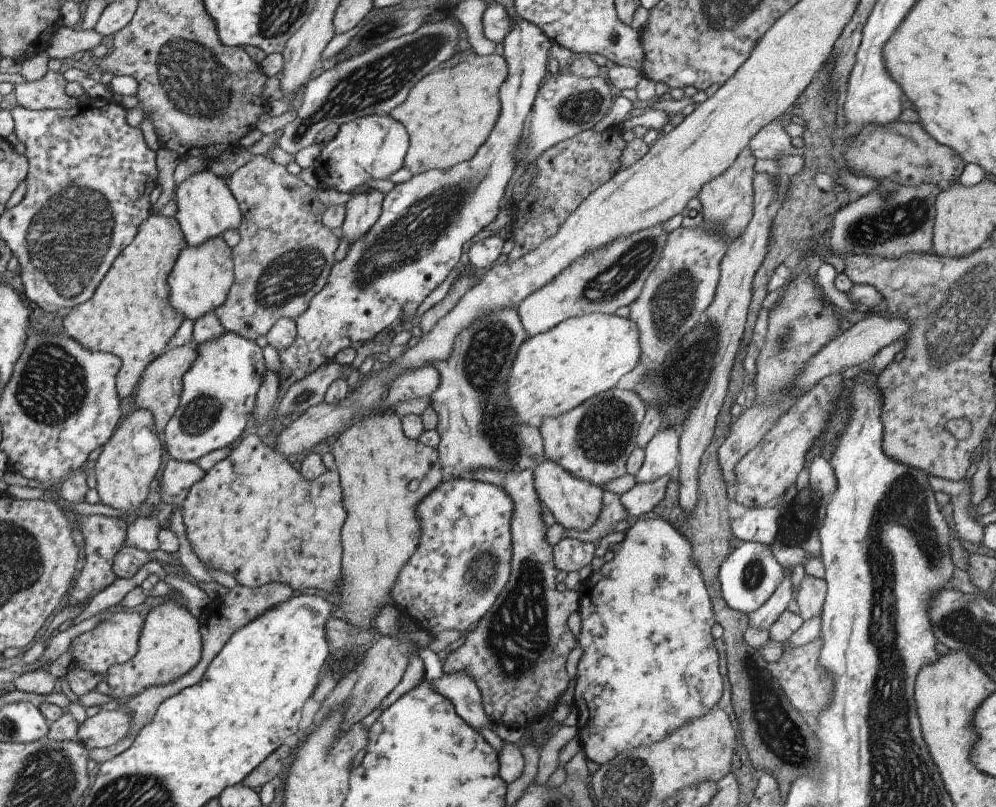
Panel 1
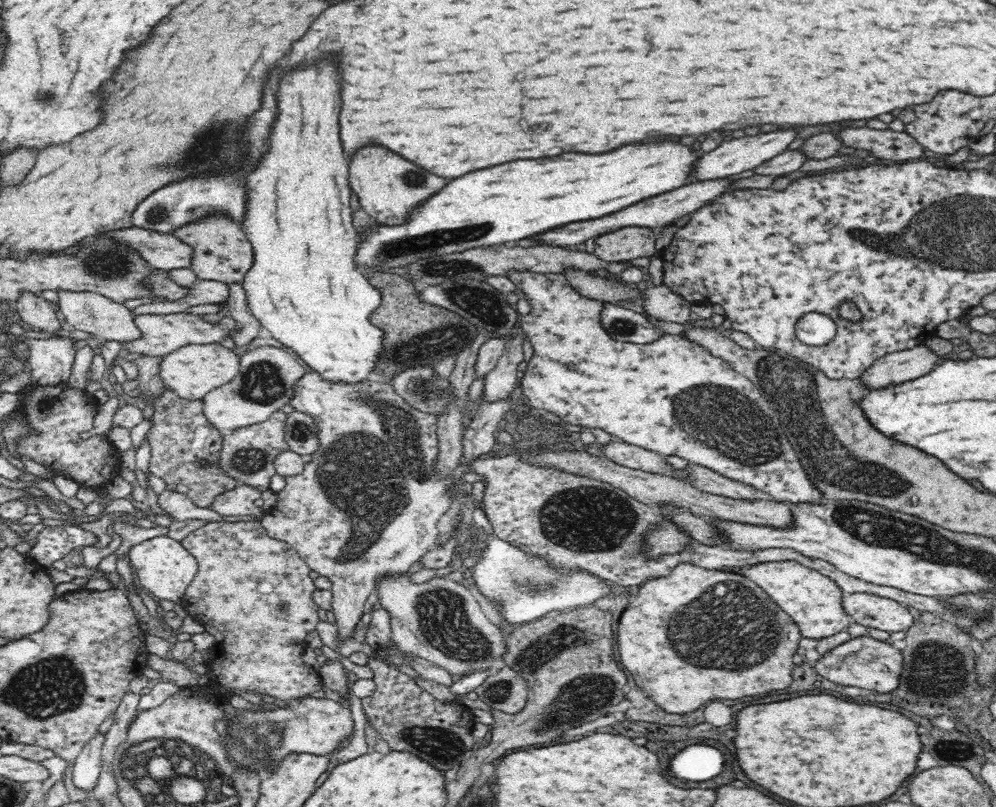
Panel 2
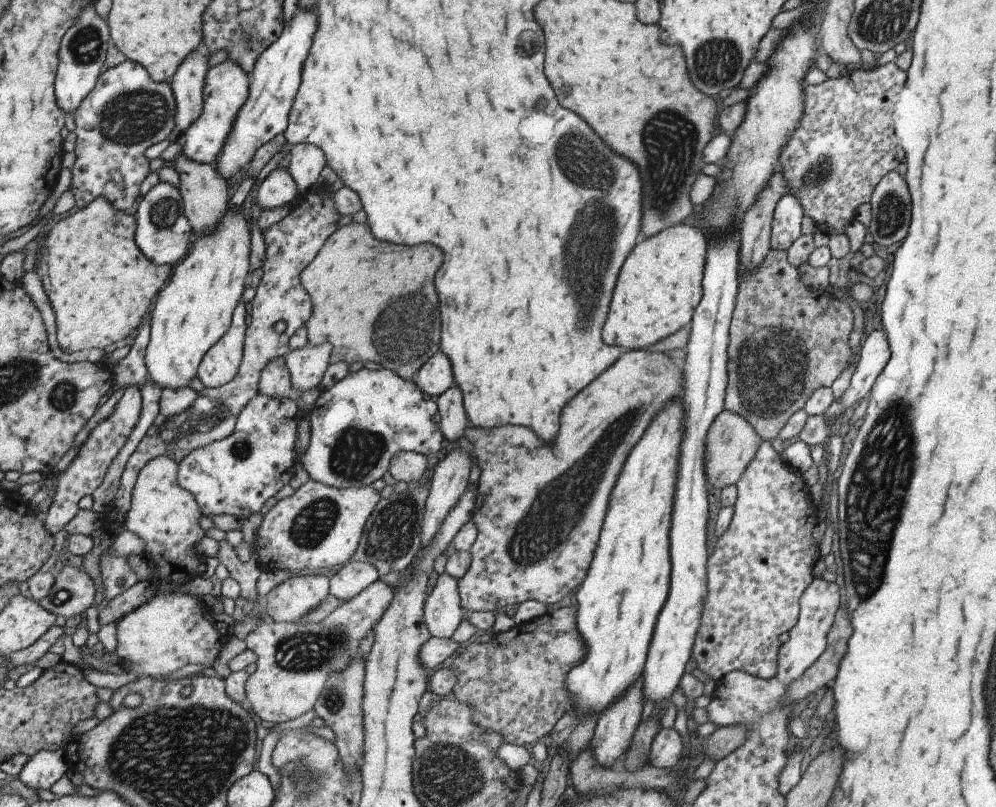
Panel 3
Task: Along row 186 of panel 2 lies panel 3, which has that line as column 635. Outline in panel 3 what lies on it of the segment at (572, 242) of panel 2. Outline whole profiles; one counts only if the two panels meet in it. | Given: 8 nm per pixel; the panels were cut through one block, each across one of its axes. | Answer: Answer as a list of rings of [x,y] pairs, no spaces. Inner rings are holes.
[[[640,676],[634,684],[630,683],[626,692],[620,698],[616,698],[616,702],[612,702],[602,712],[602,716],[600,716],[598,724],[596,724],[590,746],[592,747],[593,755],[602,766],[618,767],[618,760],[622,758],[622,754],[630,747],[634,731],[637,729],[640,720],[642,720],[642,705],[645,701],[642,678],[643,676]]]

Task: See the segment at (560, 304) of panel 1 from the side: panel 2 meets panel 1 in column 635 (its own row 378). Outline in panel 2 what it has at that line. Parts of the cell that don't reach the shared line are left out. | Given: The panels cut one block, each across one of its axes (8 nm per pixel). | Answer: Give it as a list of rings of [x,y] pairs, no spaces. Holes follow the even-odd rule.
[[[260,346],[248,350],[239,359],[240,374],[225,385],[211,390],[202,399],[206,419],[223,433],[268,420],[282,406],[290,404],[296,382],[307,372],[296,357],[274,346]]]

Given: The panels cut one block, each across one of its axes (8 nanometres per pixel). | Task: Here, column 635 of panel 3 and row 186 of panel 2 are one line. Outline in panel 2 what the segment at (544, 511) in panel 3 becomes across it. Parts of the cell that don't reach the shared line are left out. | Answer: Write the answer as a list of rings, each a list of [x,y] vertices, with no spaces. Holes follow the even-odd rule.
[[[380,146],[362,148],[360,154],[354,156],[354,160],[350,162],[348,172],[349,185],[354,194],[358,195],[360,205],[368,217],[372,217],[372,221],[380,225],[394,227],[404,225],[416,204],[426,202],[430,196],[434,196],[448,184],[448,180],[438,178],[436,174],[422,170],[420,166]]]

